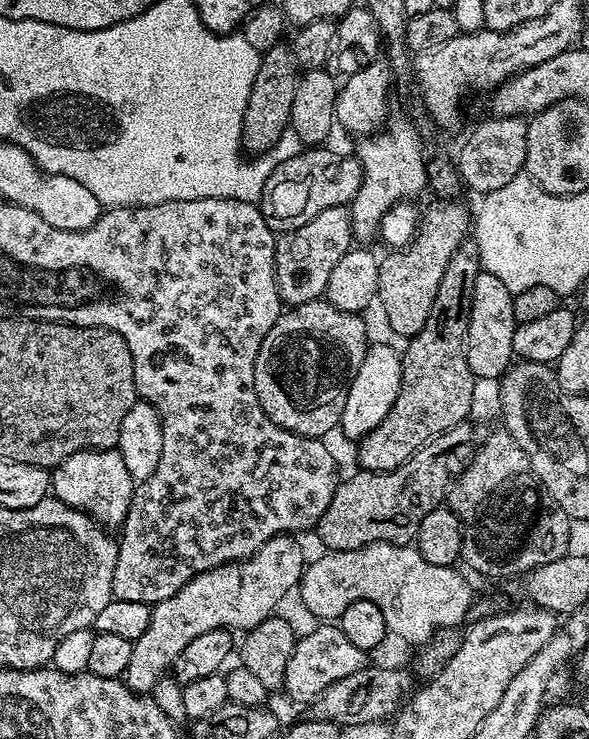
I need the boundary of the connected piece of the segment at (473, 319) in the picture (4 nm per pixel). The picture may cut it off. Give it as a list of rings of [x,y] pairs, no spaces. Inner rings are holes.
[[[481,270],[478,279],[474,282],[466,351],[468,365],[476,379],[499,381],[513,363],[512,343],[517,326],[514,318],[513,295],[510,290],[506,290],[506,286],[502,286],[499,278],[494,278],[494,274],[489,272]]]

